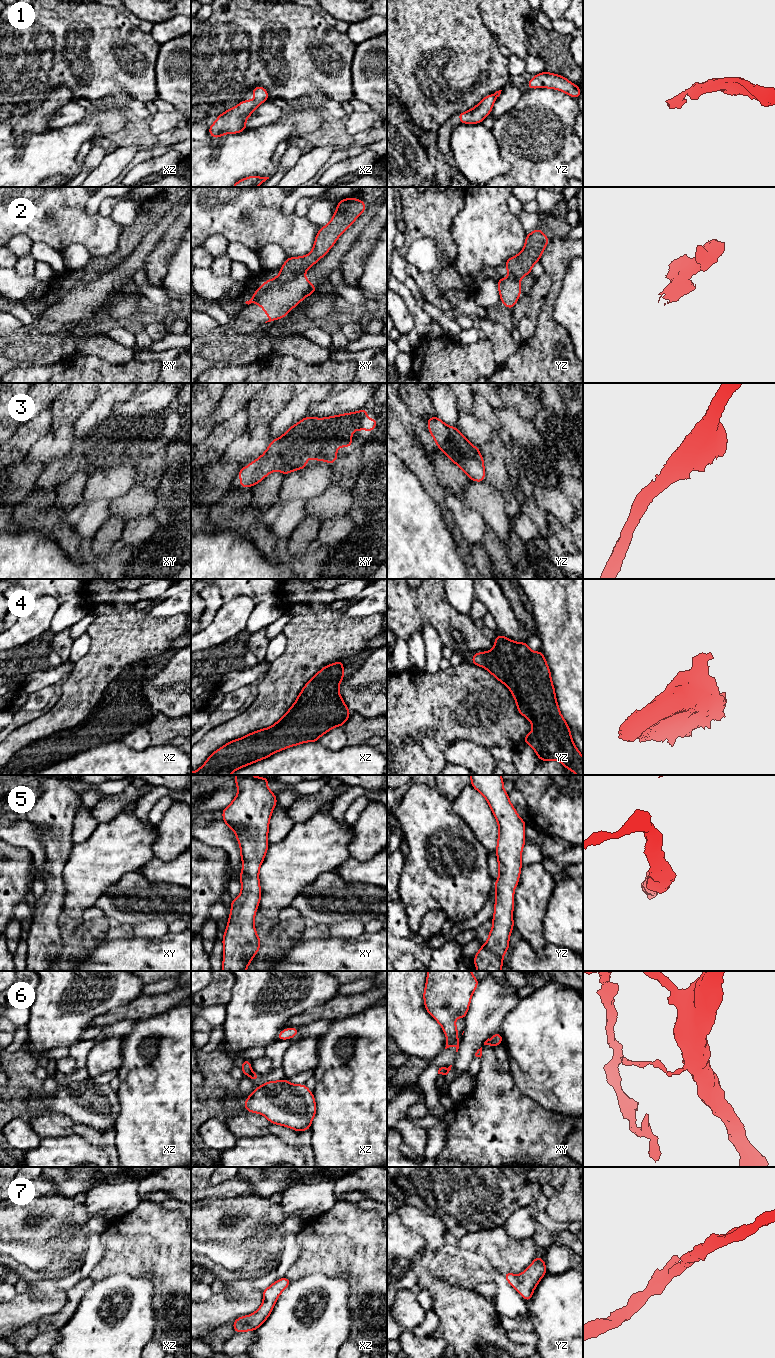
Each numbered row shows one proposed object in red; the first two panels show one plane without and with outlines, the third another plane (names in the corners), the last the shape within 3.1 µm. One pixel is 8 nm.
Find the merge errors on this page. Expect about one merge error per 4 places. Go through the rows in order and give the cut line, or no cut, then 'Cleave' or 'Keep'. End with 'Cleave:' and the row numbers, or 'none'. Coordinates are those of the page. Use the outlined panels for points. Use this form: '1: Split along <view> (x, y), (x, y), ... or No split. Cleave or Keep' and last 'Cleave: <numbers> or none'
1: No split. Keep
2: Split along xy (303, 272), (285, 279), (277, 277). Cleave
3: No split. Keep
4: No split. Keep
5: No split. Keep
6: Split along xz (252, 1071), (249, 1075). Cleave
7: No split. Keep
Cleave: 2, 6

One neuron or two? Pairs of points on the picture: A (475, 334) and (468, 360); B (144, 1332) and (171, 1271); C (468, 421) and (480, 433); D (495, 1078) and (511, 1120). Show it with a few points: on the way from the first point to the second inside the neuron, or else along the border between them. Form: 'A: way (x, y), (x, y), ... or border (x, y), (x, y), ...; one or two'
A: border (482, 336), (469, 344), (458, 344), (451, 338); two
B: border (152, 1287), (152, 1307), (156, 1318), (155, 1328); two
C: way (471, 424), (477, 430); one
D: way (495, 1088), (496, 1105), (501, 1110); one

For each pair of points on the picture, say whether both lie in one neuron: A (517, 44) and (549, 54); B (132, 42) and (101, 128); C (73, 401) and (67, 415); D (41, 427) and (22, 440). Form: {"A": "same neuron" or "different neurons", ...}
{"A": "different neurons", "B": "different neurons", "C": "same neuron", "D": "same neuron"}

